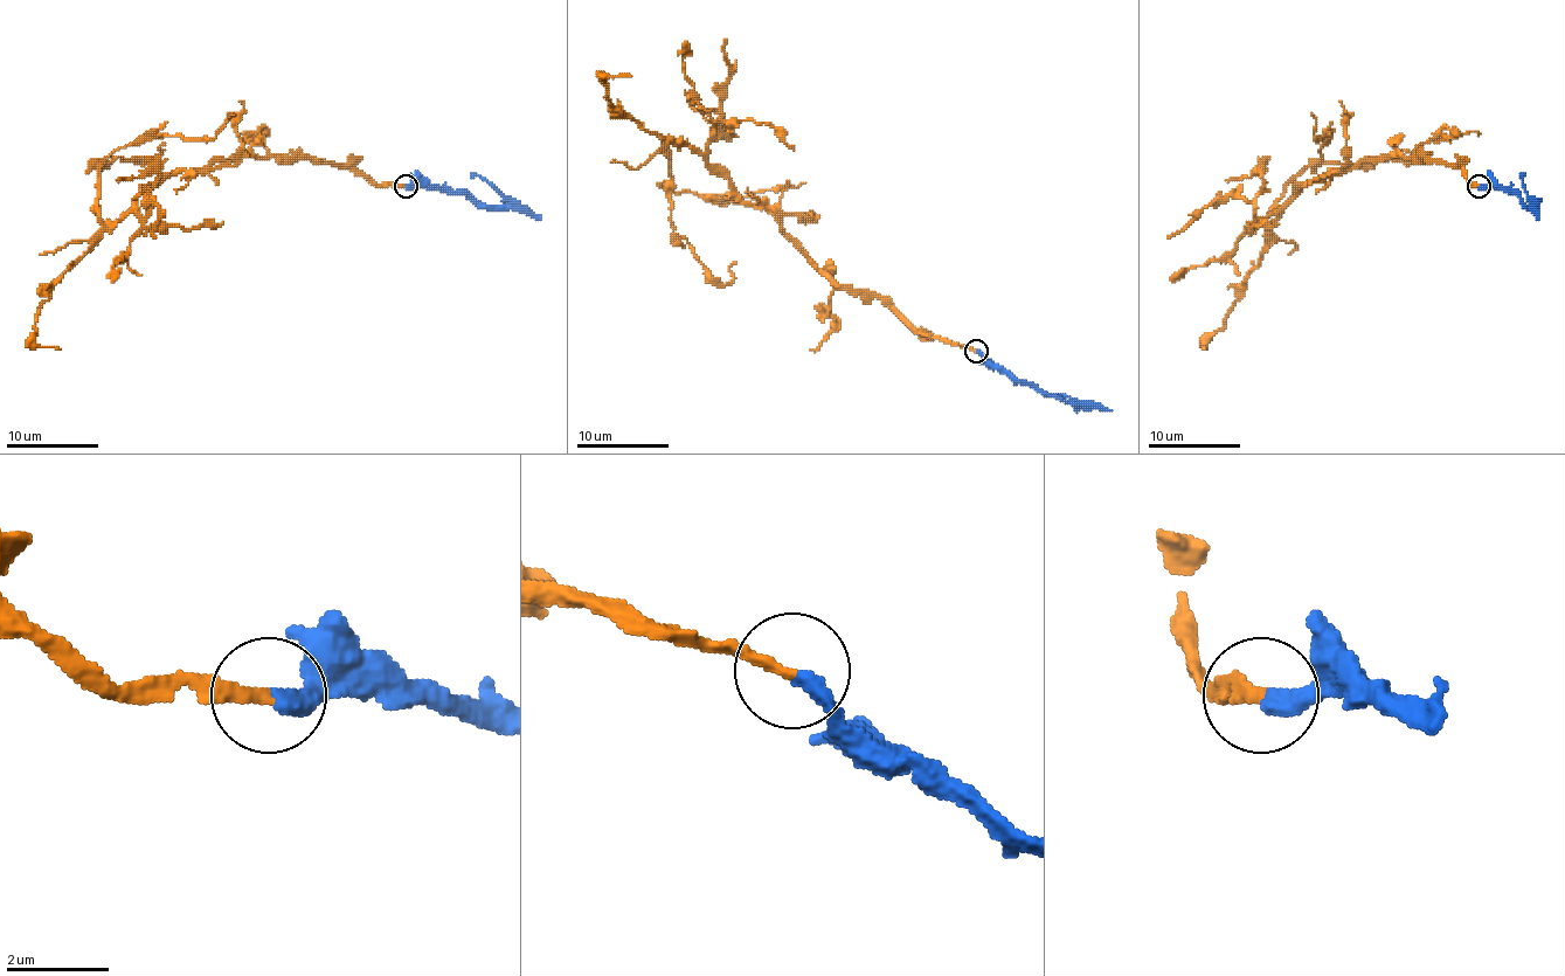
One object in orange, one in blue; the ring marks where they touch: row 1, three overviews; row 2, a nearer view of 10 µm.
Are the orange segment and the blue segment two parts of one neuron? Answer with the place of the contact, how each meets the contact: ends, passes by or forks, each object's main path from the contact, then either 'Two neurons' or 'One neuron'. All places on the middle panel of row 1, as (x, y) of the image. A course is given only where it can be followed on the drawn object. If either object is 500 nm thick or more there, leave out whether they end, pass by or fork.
Place: (976, 351). At the ring orange ends. At the ring blue ends. Course of orange: (977, 350), (916, 333), (872, 295), (850, 295), (763, 208), (669, 142), (676, 192), (728, 199), (803, 182). Course of blue: (977, 350), (1018, 380), (1074, 403), (1041, 392). One neuron

